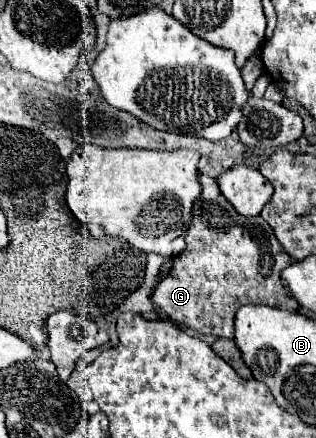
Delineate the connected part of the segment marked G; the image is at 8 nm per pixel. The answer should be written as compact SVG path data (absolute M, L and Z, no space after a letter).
M201 174L203 194L199 202L195 202L193 220L187 232L187 248L173 258L173 268L165 280L161 280L153 292L153 302L179 326L191 328L199 334L213 334L217 338L235 338L235 312L245 304L267 304L283 310L295 312L299 304L287 294L281 272L291 264L291 256L277 242L271 226L263 222L261 216L241 216L229 202L225 202L219 192L217 180Z

